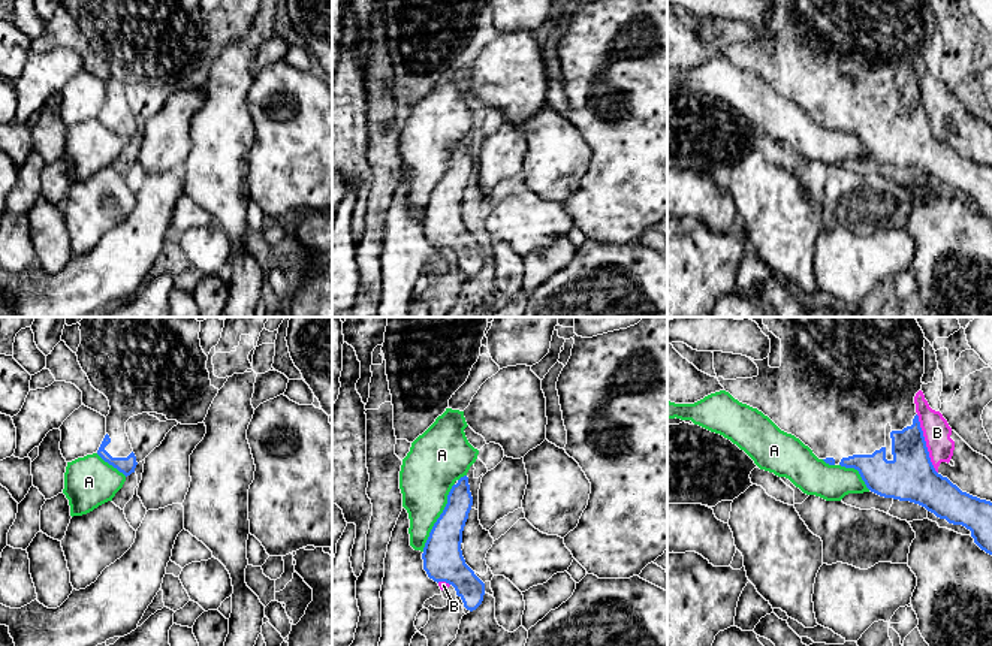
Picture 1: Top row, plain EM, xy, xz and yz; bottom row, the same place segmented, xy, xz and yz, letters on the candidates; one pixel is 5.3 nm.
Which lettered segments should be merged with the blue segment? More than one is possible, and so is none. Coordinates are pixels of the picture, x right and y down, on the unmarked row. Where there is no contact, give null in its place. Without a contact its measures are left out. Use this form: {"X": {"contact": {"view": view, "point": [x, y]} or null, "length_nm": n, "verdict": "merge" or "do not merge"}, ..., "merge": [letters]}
{"A": {"contact": {"view": "xz", "point": [439, 183]}, "length_nm": 400, "verdict": "do not merge"}, "B": {"contact": {"view": "yz", "point": [925, 109]}, "length_nm": 340, "verdict": "do not merge"}, "merge": []}

